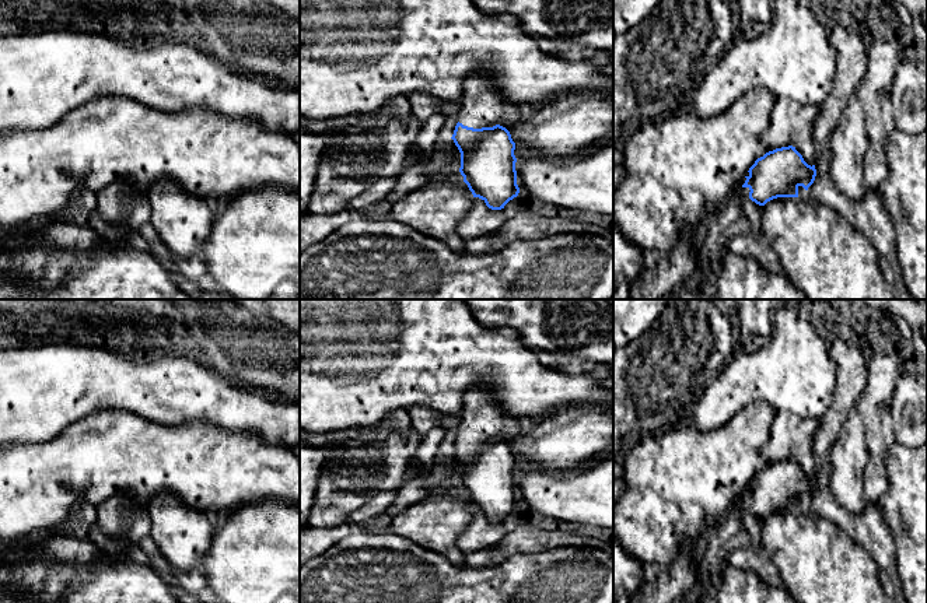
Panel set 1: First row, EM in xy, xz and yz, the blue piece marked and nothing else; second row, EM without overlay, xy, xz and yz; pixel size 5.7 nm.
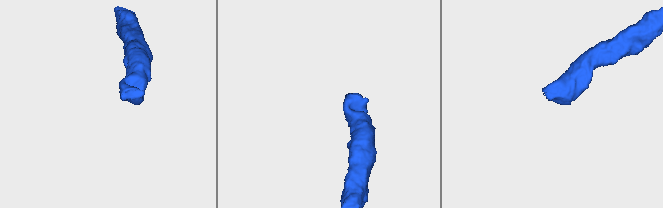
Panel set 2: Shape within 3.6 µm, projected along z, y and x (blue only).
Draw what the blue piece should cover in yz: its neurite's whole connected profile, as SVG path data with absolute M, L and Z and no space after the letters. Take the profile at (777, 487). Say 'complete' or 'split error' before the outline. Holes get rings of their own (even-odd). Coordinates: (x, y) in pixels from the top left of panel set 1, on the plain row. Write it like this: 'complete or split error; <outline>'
split error; M793 459L766 466L748 485L739 515L751 512L759 519L777 511L798 511L798 501L808 504L816 490L815 478L808 478Z

